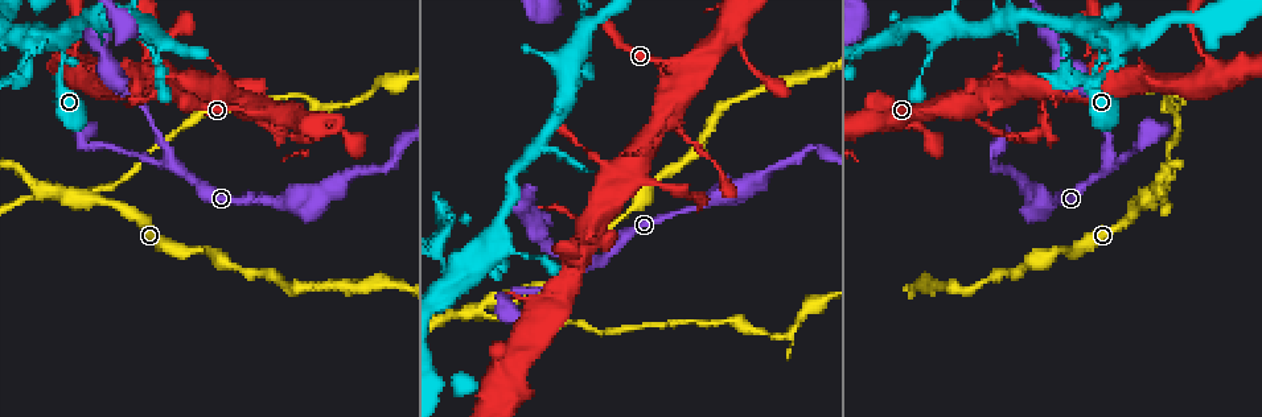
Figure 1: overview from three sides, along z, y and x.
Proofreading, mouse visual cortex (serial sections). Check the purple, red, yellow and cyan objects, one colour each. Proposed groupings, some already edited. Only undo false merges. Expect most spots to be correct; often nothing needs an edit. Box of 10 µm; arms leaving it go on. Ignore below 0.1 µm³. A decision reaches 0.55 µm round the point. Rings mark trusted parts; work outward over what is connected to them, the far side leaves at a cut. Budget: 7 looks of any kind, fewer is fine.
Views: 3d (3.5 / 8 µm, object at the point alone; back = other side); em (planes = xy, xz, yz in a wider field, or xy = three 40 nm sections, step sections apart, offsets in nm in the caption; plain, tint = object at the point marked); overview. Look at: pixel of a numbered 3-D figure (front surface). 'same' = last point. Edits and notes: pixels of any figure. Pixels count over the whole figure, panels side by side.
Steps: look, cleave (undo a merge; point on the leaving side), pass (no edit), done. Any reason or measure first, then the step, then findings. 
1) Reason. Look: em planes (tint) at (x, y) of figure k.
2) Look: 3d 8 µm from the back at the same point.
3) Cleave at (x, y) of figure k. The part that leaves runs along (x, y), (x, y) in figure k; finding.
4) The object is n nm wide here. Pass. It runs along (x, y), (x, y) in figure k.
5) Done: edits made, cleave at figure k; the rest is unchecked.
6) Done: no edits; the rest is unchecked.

Three arms meet. Look: 3d 3.5 µm at (1099, 38) of figure 1.

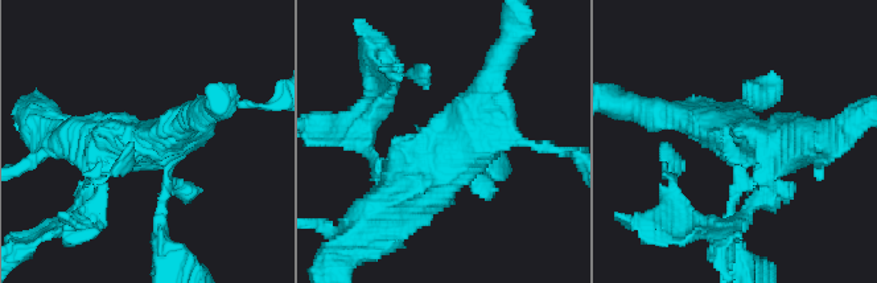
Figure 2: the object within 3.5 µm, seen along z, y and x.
Look: em planes (tint) at (167, 142) of figure 2.

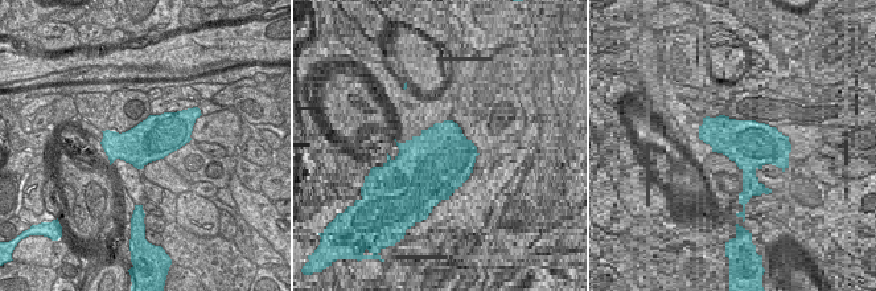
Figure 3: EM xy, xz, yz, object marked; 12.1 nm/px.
Pass. It runs along (731, 233), (737, 143), (667, 111) in figure 2; all the same cell.

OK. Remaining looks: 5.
Four-way junction. Look: 3d 3.5 µm at (1155, 191) of figure 1.

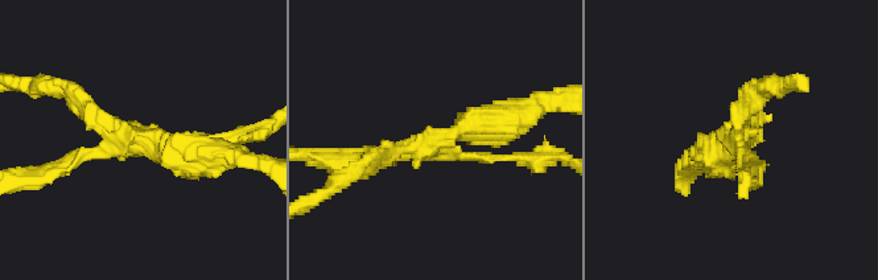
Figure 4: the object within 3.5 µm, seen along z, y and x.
4 arms meet here; the arms are 100, 150, 200, 400 nm wide; need the tissue. Look: em xy step 1 (tint) at (154, 141) of figure 4.

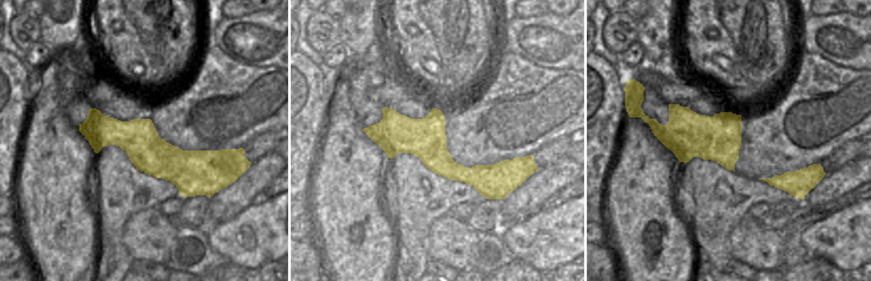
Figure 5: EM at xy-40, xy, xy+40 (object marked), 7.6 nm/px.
Cleave at (66, 168) of figure 4. The part that leaves runs along (456, 151), (483, 157), (561, 157) in figure 4; a second cell is stuck on.

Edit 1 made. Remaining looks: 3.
Done: edits made, cleave at figure 4; the rest is unchecked.

